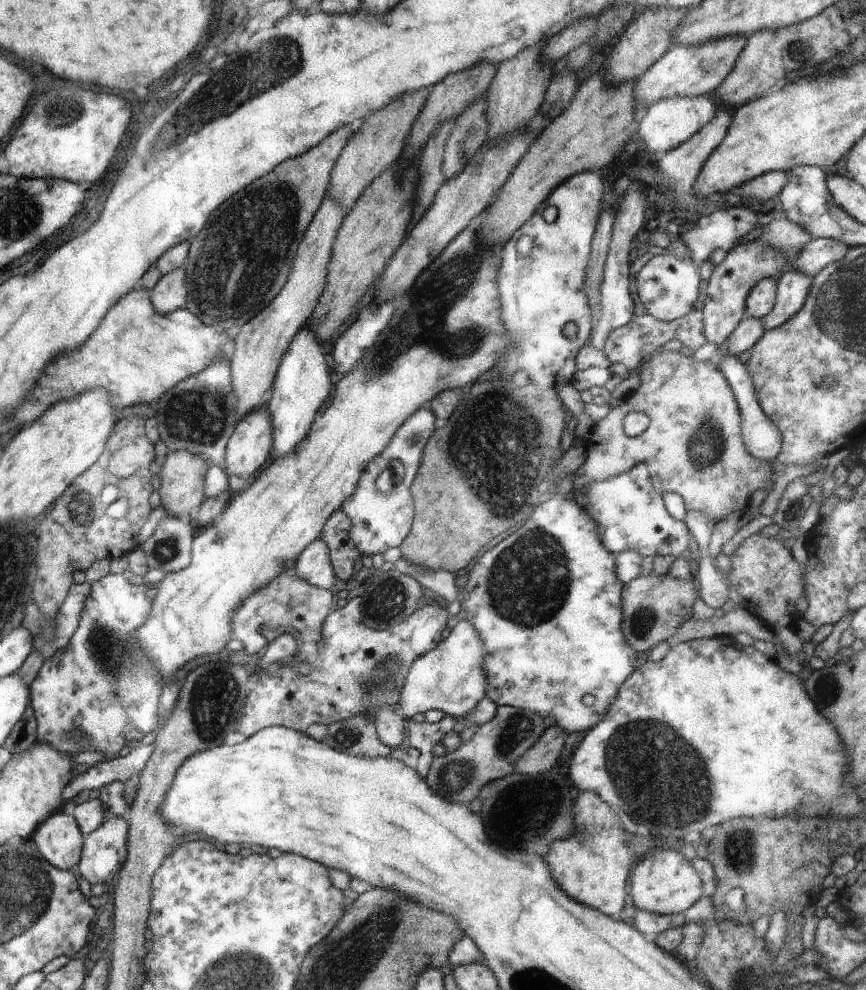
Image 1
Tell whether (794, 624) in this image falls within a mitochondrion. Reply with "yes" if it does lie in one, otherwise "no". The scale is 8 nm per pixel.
no

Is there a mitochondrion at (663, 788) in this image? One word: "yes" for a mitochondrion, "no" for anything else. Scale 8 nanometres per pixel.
yes

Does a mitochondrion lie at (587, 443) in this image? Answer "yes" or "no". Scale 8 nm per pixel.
no

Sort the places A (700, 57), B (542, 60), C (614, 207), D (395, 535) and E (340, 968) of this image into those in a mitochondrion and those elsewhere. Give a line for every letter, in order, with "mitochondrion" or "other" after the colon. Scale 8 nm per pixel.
A: other
B: other
C: other
D: other
E: mitochondrion

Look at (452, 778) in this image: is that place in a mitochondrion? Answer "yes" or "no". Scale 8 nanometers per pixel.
yes

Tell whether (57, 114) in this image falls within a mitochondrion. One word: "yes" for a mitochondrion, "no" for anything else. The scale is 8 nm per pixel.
yes

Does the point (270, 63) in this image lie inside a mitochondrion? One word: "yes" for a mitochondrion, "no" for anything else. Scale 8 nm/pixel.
yes

